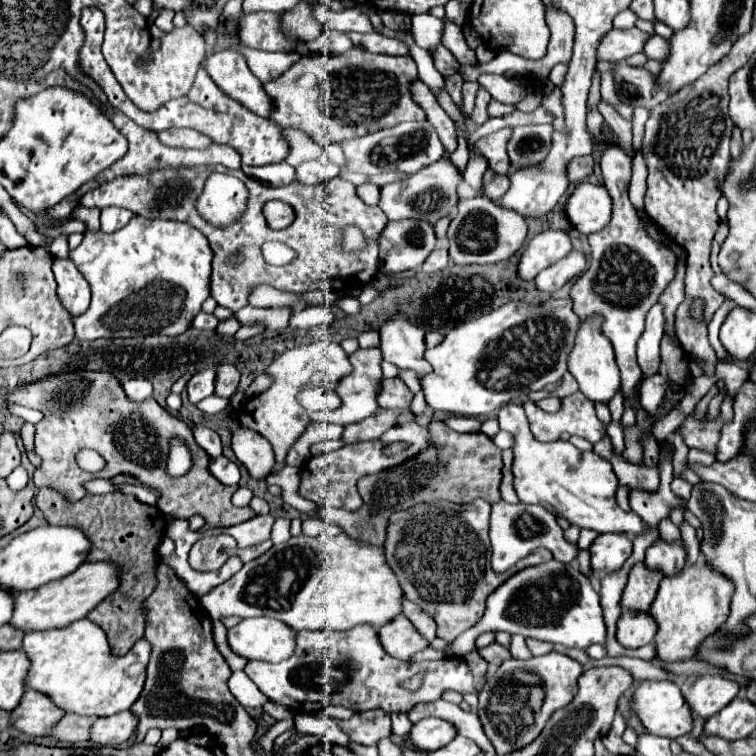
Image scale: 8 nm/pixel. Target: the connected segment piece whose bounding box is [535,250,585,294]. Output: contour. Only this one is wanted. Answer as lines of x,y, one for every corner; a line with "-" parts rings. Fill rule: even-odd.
573,250
569,256
565,256
557,264
553,264
547,270
539,272
537,278
535,278
535,286
541,292
553,294
553,292
561,290
565,282
579,276
583,270
585,270
585,256
581,252

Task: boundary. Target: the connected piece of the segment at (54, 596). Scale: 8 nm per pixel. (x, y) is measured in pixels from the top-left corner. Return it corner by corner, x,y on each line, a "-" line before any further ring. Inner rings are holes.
83,564
79,570
69,574
67,578
61,578
57,582
49,582
37,590
21,592
15,596
15,610
9,624
23,632
35,632
35,630
53,630
69,626
75,620
85,618
107,594
115,592
119,586
119,568
115,564

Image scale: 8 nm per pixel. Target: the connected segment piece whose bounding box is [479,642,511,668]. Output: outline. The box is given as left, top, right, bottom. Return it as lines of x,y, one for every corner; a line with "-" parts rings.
493,642
493,644
485,646
485,648
481,648
479,654
481,654
481,656
483,656
483,658
493,666
493,668
497,668
503,660
511,658
511,652
509,652
505,646
497,644
497,642

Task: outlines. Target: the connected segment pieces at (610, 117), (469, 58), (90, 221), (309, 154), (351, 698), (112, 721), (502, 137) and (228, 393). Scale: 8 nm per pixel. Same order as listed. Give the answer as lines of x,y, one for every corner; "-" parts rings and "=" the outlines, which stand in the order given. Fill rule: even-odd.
599,102
599,112
601,112
601,116
605,118
605,122
613,128
613,132
617,134
619,146
625,150
625,154
627,154
629,158
633,158
635,150
633,150
633,144
631,144
631,122
623,120
623,118
621,118
609,104
605,104
605,102
=
445,20
443,46
457,58
459,64
476,63
475,52
467,45
462,28
449,20
=
77,206
71,212
69,220
81,220
81,222
85,222
85,226
87,226
85,232
99,230
99,208
83,208
83,206
=
283,128
281,134
289,142
289,156
285,158
285,162
291,164
291,166
299,166
305,160
319,158
321,152
323,152
319,148
319,144
315,144
305,132
301,132
297,128
=
355,626
355,628
345,630
345,632
331,632
331,630
311,632
311,630
305,630
305,632
297,632
295,642
297,642
295,652
287,660
281,660
277,664
253,660
245,666
247,676
259,686
259,690
269,698
269,702
283,704
283,706
291,708
293,712
321,714
329,706
345,706
345,708
353,706
355,712
381,708
381,710
391,714
391,712
409,712
419,702
435,702
447,690
455,690
461,694
475,692
471,670
463,658
443,658
443,660
435,660
435,662
413,662
413,664
391,658
389,654
385,654
385,650
377,638
377,630
373,626
-
419,672
425,672
419,688
415,688
415,690
405,688
405,682
409,682
=
127,710
125,714
109,716
109,718
97,718
91,726
91,742
107,744
107,746
121,746
127,742
135,732
137,720
=
505,128
505,130
499,130
495,134
489,134
485,138
481,138
475,148
487,158
489,162
489,168
495,170
497,174
507,174
511,164
509,164
509,156
507,156
507,140
509,140
509,134
511,130
=
231,364
217,366
217,380
215,380
215,394
221,398
231,398
239,386
239,370

